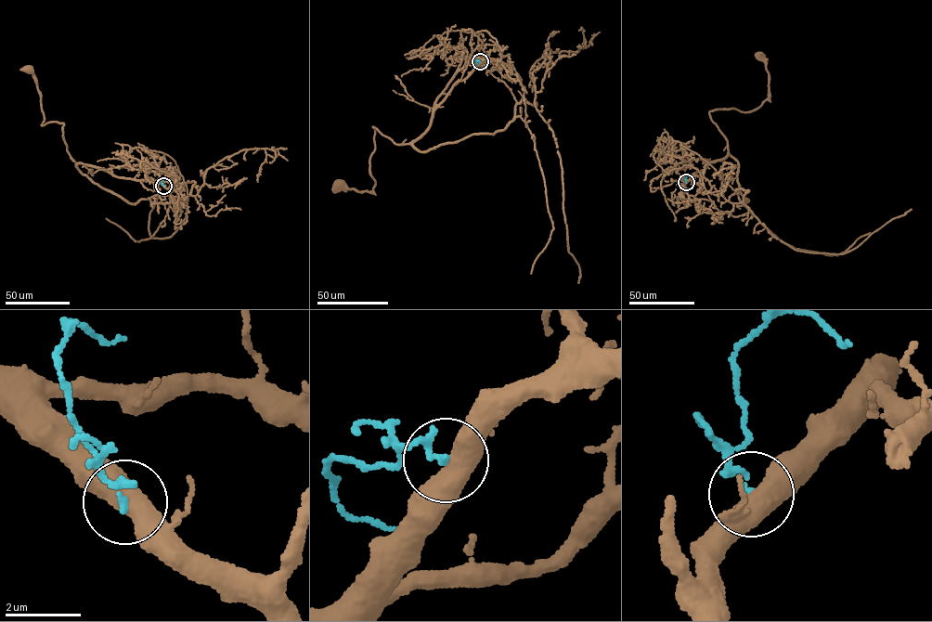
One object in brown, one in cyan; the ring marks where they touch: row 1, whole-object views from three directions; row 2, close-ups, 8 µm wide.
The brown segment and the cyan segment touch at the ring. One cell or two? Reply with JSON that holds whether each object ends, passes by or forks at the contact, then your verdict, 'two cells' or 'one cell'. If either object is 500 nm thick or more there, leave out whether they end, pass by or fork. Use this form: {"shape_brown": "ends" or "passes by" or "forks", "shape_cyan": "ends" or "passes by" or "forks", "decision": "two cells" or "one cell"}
{"decision": "two cells"}

